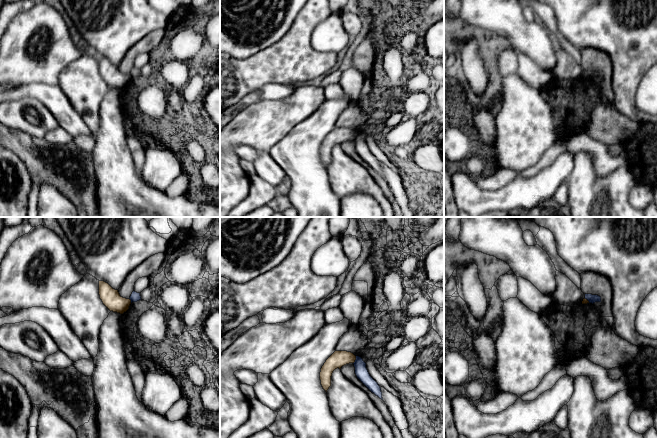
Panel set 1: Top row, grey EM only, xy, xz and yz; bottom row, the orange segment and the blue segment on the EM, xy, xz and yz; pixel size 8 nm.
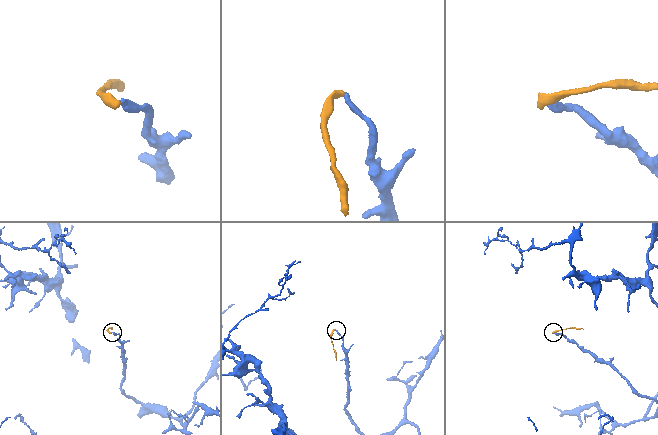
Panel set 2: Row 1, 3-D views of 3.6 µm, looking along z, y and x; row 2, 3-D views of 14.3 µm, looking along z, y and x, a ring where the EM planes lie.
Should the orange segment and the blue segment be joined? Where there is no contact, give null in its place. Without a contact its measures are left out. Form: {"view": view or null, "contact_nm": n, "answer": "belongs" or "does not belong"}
{"view": "xz", "contact_nm": 70, "answer": "does not belong"}

